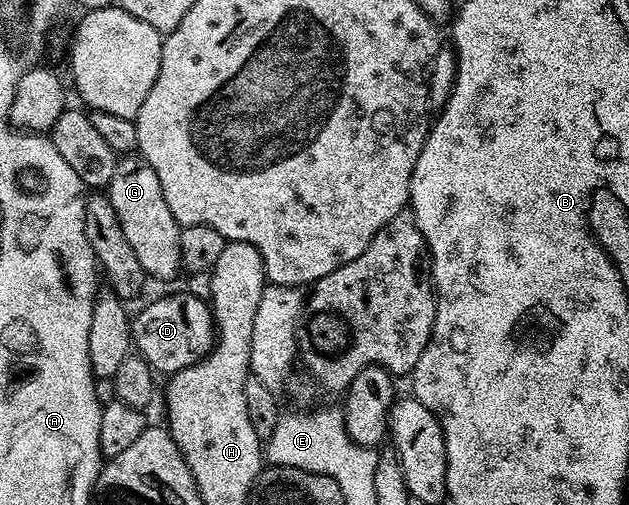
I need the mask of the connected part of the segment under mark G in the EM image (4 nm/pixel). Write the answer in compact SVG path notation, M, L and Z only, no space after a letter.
M134 153L119 158L108 194L112 209L116 209L116 217L120 220L120 229L124 229L124 237L128 245L132 245L132 253L136 253L136 261L140 261L147 276L151 280L176 278L178 271L183 270L180 257L182 228L176 217L172 217L168 201L164 201L164 189L160 189L160 177L156 177L152 165Z

